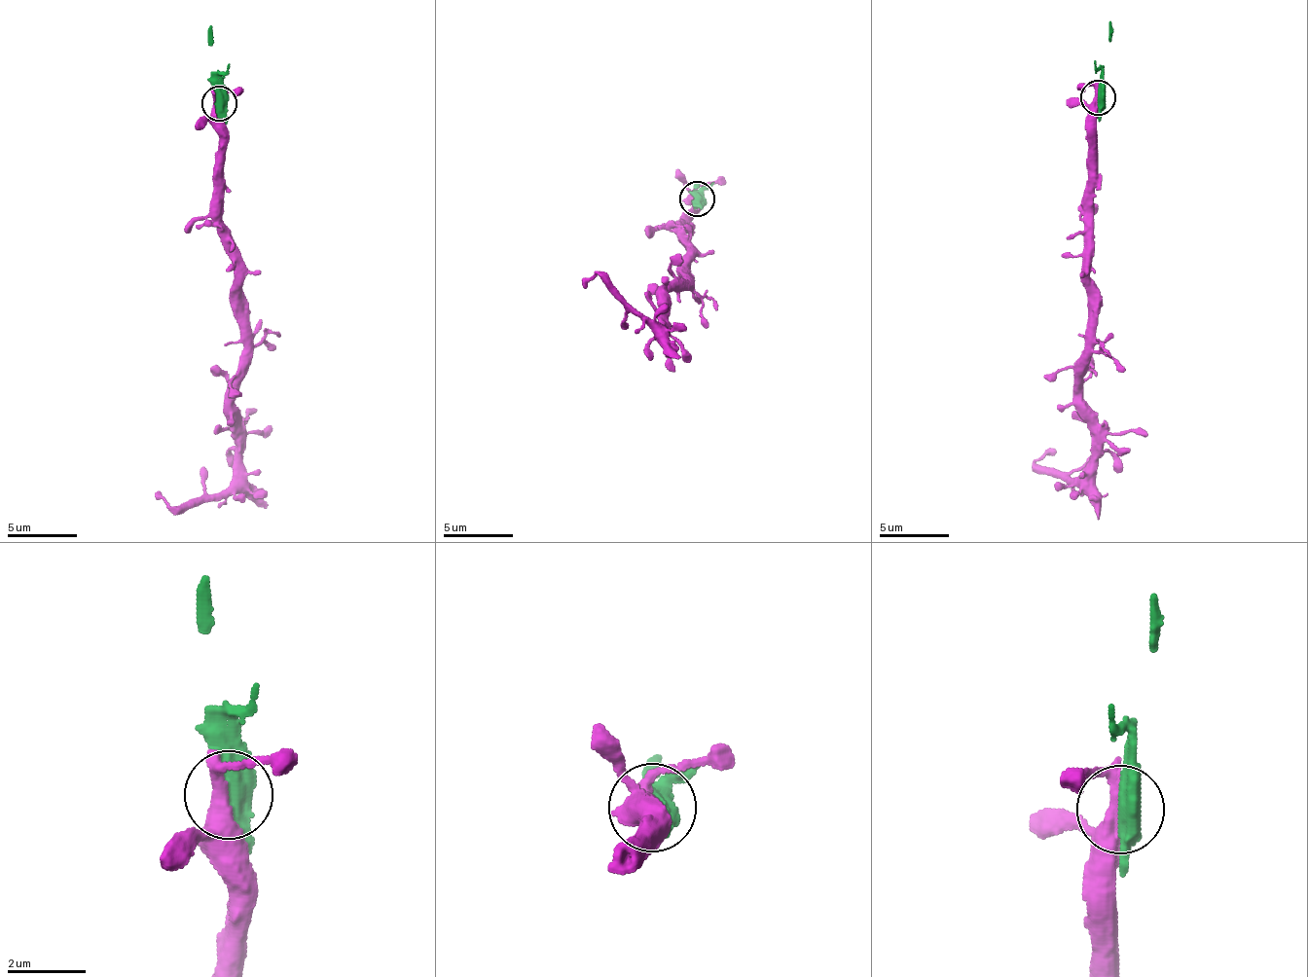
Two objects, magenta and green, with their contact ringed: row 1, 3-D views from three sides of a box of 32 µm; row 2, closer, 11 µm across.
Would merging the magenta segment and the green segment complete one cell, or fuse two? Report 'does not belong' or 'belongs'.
belongs

